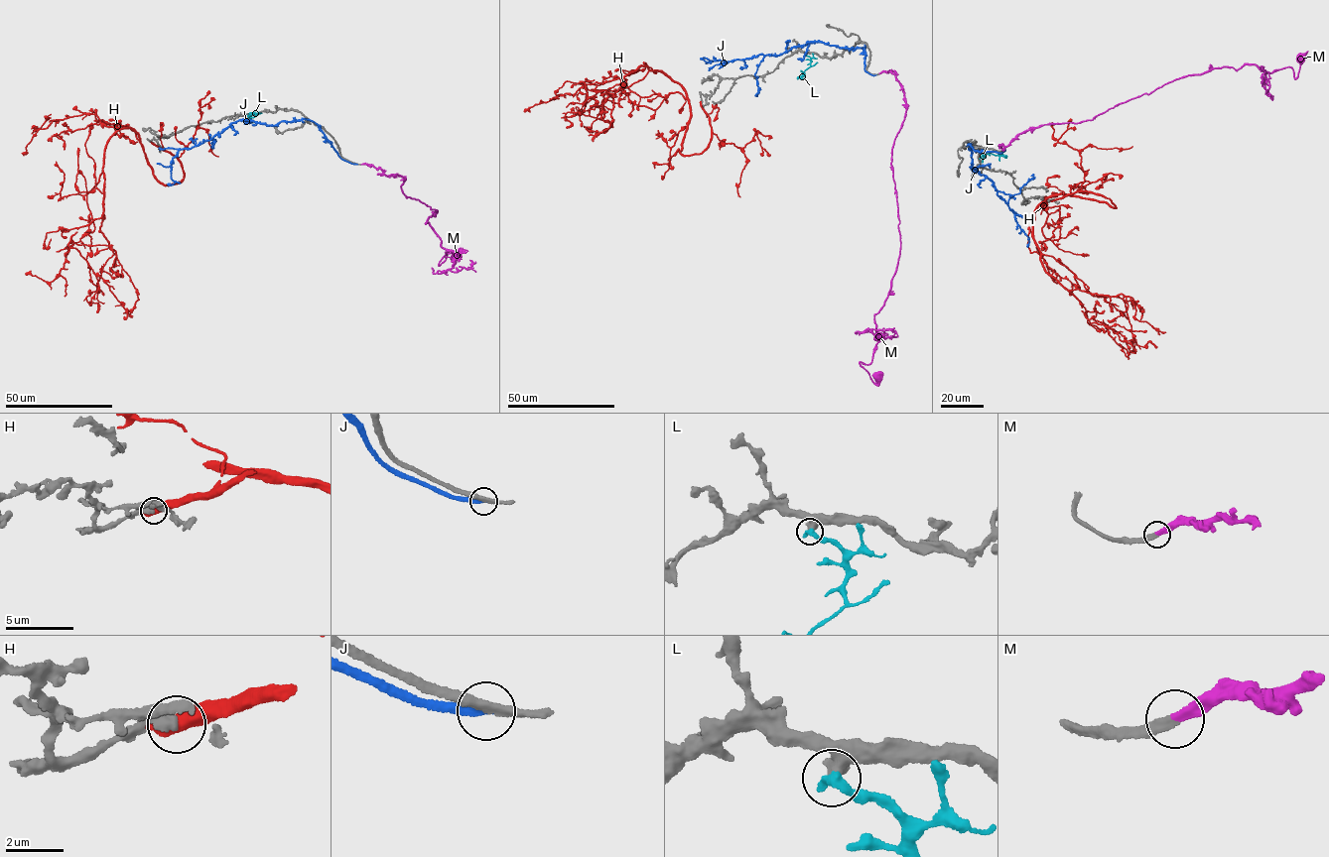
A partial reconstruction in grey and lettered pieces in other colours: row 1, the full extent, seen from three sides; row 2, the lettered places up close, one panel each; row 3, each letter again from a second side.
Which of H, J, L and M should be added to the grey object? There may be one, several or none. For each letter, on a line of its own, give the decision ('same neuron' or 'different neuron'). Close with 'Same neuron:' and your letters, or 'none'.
H: different neuron
J: different neuron
L: different neuron
M: same neuron
Same neuron: M

